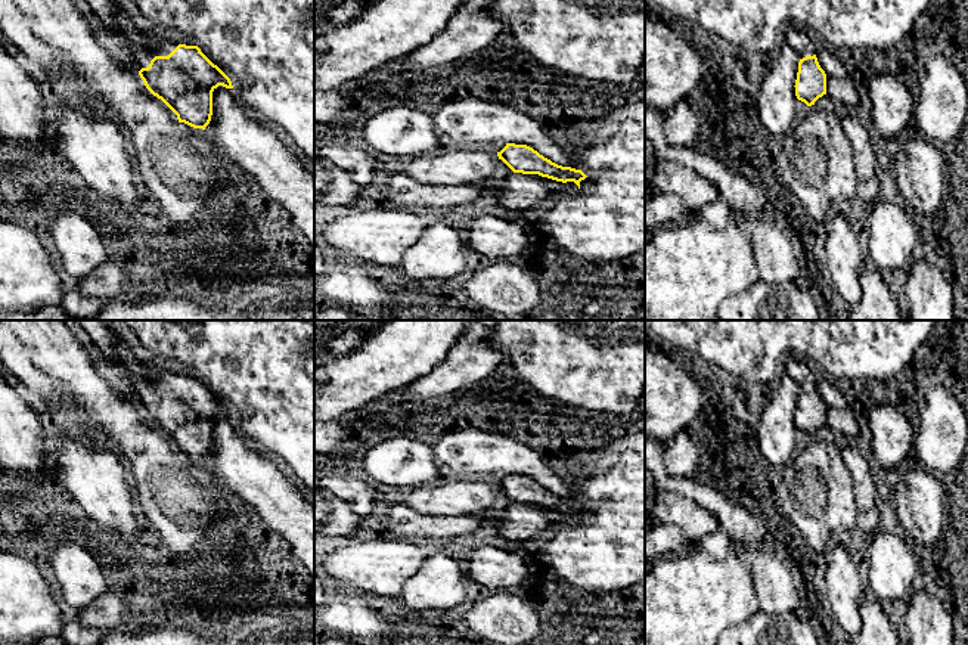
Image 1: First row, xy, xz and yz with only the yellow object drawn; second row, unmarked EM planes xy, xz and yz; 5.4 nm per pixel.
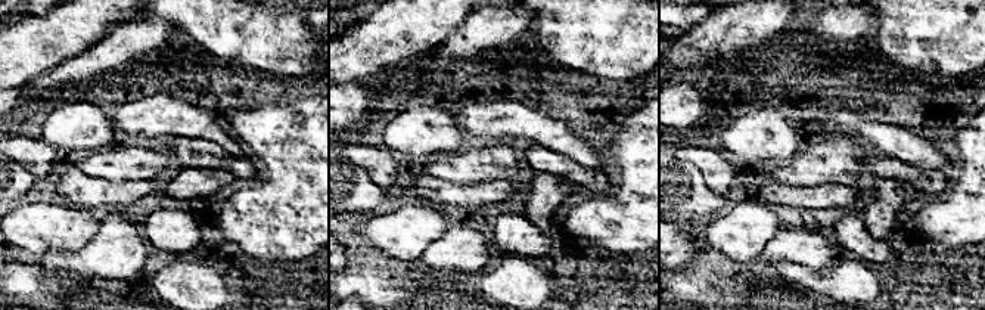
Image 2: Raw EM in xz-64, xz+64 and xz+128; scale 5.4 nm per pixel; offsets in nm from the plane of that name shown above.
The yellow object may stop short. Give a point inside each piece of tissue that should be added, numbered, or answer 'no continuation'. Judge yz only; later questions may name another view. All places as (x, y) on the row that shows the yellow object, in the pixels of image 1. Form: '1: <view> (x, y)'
1: yz (797, 37)

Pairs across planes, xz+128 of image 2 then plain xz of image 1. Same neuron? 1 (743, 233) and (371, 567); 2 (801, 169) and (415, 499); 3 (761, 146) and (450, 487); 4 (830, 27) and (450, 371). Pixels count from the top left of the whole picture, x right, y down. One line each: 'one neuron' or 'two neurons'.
1: one neuron
2: one neuron
3: two neurons
4: one neuron

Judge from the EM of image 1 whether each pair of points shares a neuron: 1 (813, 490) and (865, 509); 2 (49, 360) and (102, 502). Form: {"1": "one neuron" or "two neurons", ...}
{"1": "two neurons", "2": "two neurons"}

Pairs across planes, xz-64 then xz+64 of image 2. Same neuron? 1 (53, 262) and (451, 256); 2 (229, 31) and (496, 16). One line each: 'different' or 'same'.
1: same
2: different

